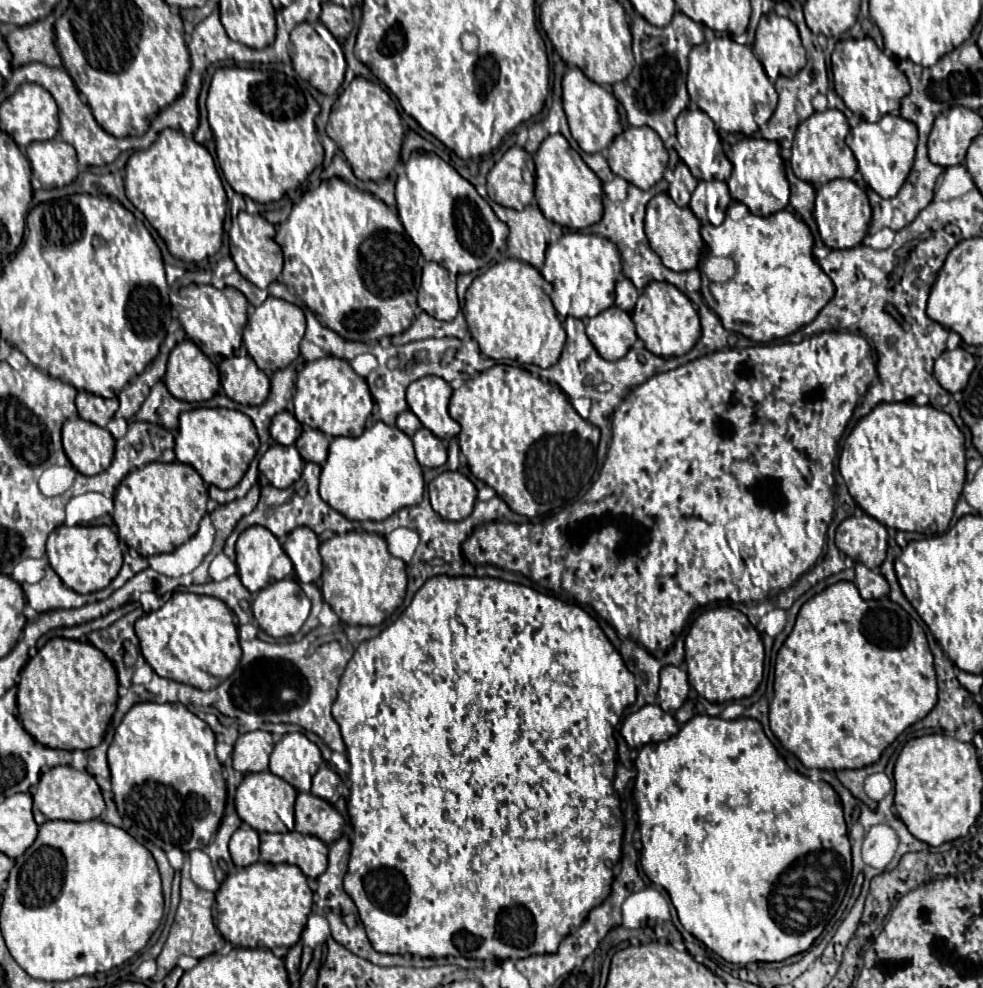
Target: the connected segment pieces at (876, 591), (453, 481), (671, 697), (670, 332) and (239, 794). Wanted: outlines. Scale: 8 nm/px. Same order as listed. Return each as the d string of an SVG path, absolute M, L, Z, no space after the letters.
M856 563L856 579L854 579L854 585L858 587L860 595L864 599L882 599L890 593L890 587L888 587L888 581L884 579L882 573L874 571L874 569L868 569L866 565L862 563Z
M444 471L428 485L432 509L448 519L448 521L462 521L466 519L476 503L476 487L474 483L458 473L458 471Z
M666 665L660 671L660 691L658 691L658 705L668 711L676 713L676 709L682 707L690 691L688 675L682 667Z
M652 281L650 285L646 285L632 311L632 321L646 349L658 357L686 355L700 339L700 319L692 301L670 283Z
M270 771L262 773L248 773L244 775L242 783L236 791L236 811L238 817L248 823L256 831L268 831L268 833L288 833L294 829L294 801L296 801L296 789L288 785L284 779L272 775Z

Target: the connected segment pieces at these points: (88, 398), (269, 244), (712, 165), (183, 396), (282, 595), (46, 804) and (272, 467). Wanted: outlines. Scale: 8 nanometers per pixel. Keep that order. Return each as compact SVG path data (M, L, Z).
M78 391L76 407L78 407L78 413L82 419L96 423L100 427L106 427L110 417L118 409L118 401L116 399L104 399L100 395L92 395L88 391Z
M240 211L232 219L228 234L230 255L242 277L246 277L250 283L254 283L260 289L266 289L272 281L278 281L282 273L282 249L274 241L276 235L274 225L270 225L262 215L248 215L246 211Z
M700 109L682 111L680 117L676 119L676 137L678 140L676 151L698 181L714 181L714 179L726 181L728 175L731 175L732 163L726 159L726 155L722 151L721 138L716 133L716 127L704 111L700 111Z
M184 339L168 357L164 383L180 401L208 401L220 389L220 373L196 343Z
M286 577L258 591L252 613L264 633L280 639L300 631L310 615L310 601L298 581Z
M58 765L46 771L40 777L40 783L32 787L32 797L34 797L34 819L38 825L50 819L62 819L62 821L90 821L98 819L104 811L104 799L100 793L98 783L94 781L92 775L86 771L77 771L70 765Z
M272 445L260 459L260 473L278 489L290 487L302 475L304 461L294 445Z

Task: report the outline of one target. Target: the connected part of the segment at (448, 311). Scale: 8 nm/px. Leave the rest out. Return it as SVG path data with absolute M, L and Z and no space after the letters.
M426 263L418 289L418 307L440 321L452 321L460 309L456 283L438 263Z

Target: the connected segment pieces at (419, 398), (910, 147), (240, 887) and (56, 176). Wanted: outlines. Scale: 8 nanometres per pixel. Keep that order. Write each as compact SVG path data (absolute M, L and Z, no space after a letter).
M434 375L414 381L406 391L410 411L426 429L430 429L438 439L446 441L460 433L460 425L448 415L450 395L452 387Z
M884 115L880 121L860 121L848 137L848 147L852 149L858 171L862 173L866 185L870 185L882 199L892 199L898 195L900 187L904 185L912 163L914 163L914 151L918 143L918 131L916 125L900 115Z
M258 861L238 869L216 891L216 927L234 947L292 947L298 943L312 911L312 891L296 865Z
M62 139L28 145L33 190L64 187L78 175L76 151Z

